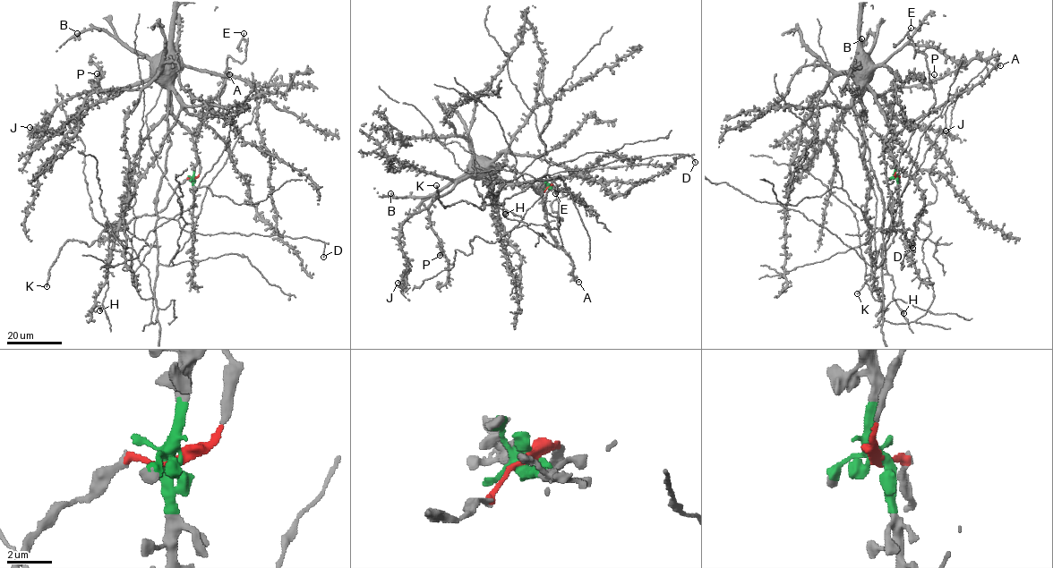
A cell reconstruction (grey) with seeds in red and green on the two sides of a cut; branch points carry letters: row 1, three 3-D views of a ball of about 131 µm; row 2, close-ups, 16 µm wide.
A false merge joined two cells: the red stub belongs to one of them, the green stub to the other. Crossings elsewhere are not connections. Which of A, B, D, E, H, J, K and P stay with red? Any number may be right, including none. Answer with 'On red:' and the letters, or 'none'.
On red: E, H, K

